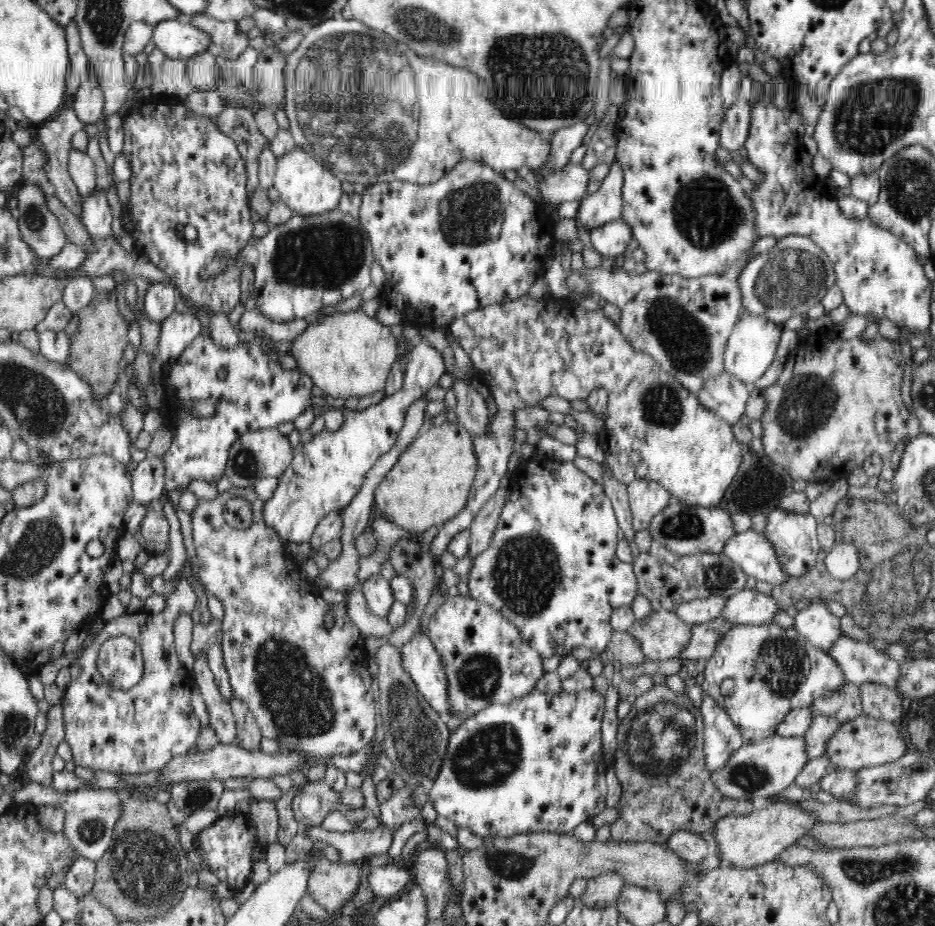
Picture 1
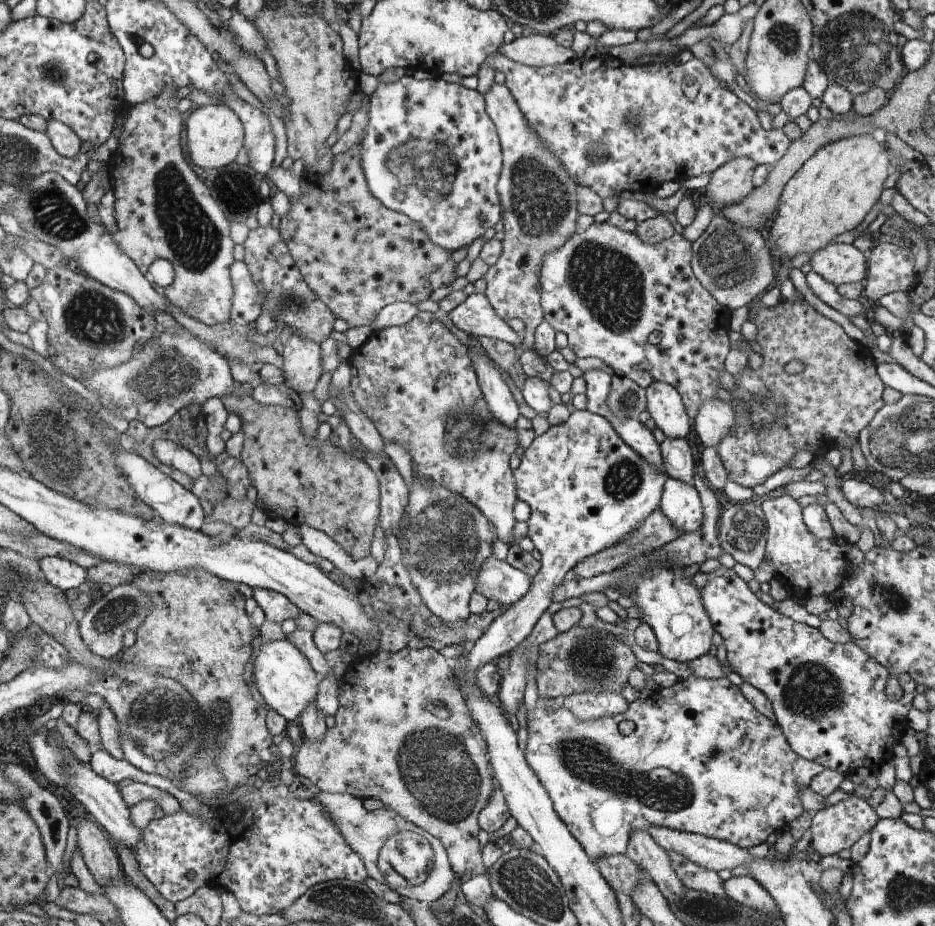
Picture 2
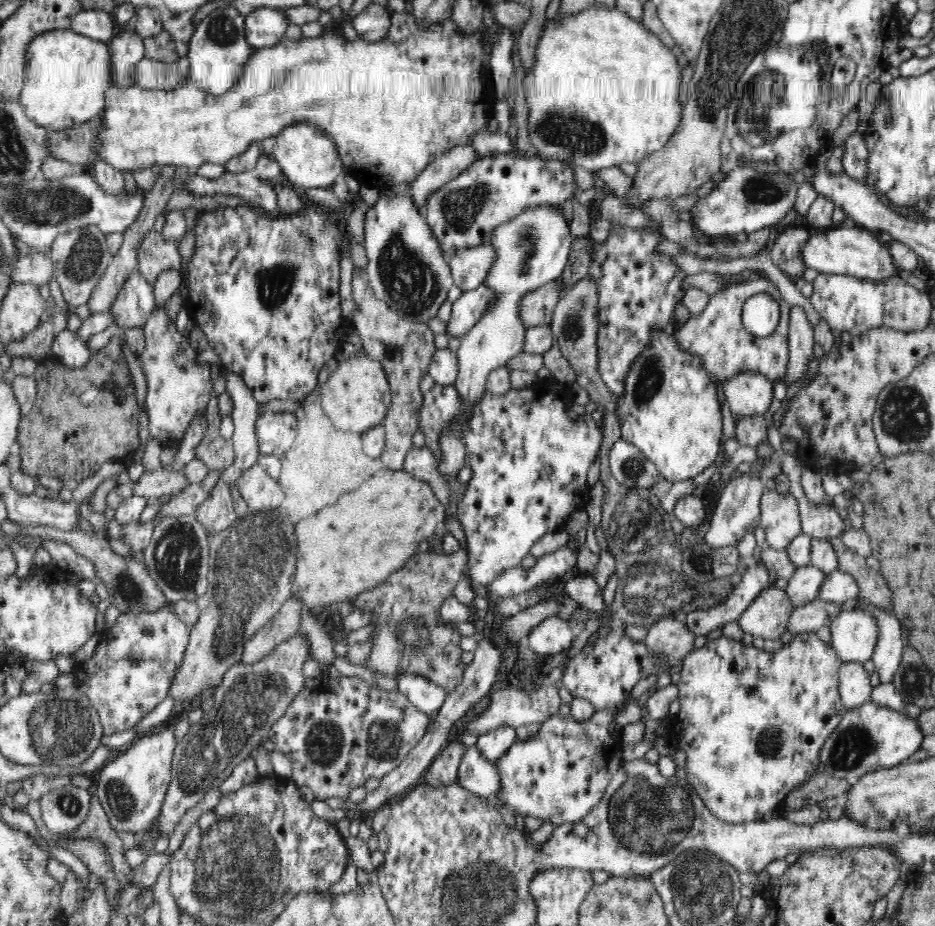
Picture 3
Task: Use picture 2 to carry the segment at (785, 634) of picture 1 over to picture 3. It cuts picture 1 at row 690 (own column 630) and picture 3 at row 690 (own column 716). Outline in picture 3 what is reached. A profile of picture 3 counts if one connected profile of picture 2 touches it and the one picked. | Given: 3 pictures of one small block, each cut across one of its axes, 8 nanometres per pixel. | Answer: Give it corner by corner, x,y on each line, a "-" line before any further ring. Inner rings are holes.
815,632
796,633
795,637
784,646
774,652
757,649
753,644
746,645
741,640
731,639
724,635
714,640
707,641
702,647
694,649
684,656
682,663
677,666
681,672
681,678
676,685
679,690
680,711
676,721
684,728
680,738
680,748
686,753
686,774
692,788
696,789
702,797
704,804
720,820
732,824
744,824
768,819
770,815
784,803
786,796
802,786
814,772
820,771
818,756
825,744
829,733
840,724
847,708
842,704
839,693
839,668
842,660
833,650
833,646
820,640

